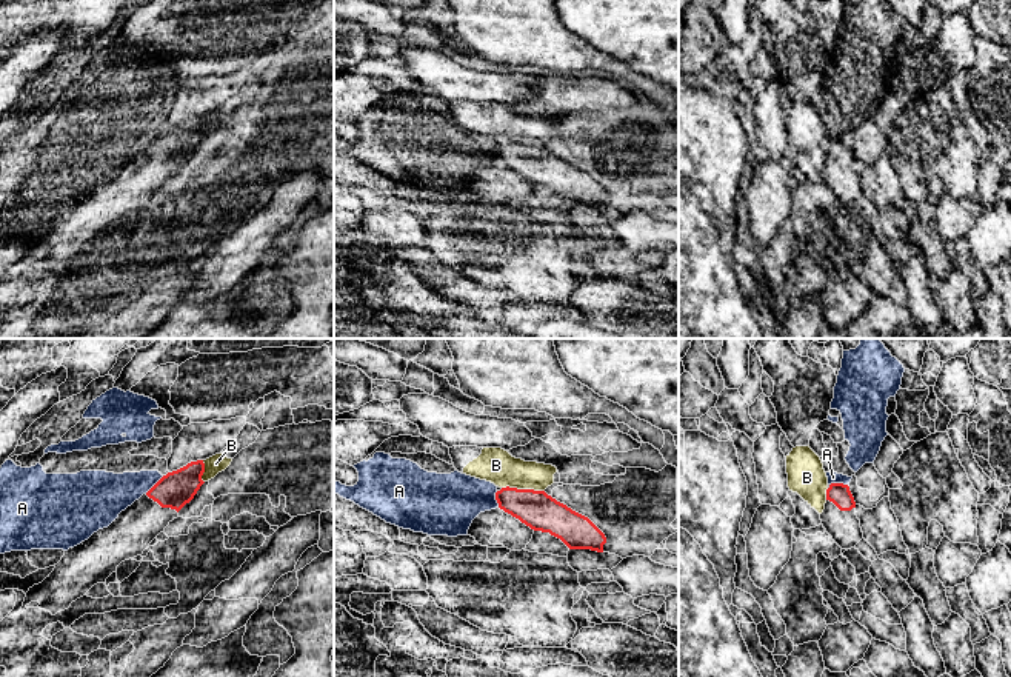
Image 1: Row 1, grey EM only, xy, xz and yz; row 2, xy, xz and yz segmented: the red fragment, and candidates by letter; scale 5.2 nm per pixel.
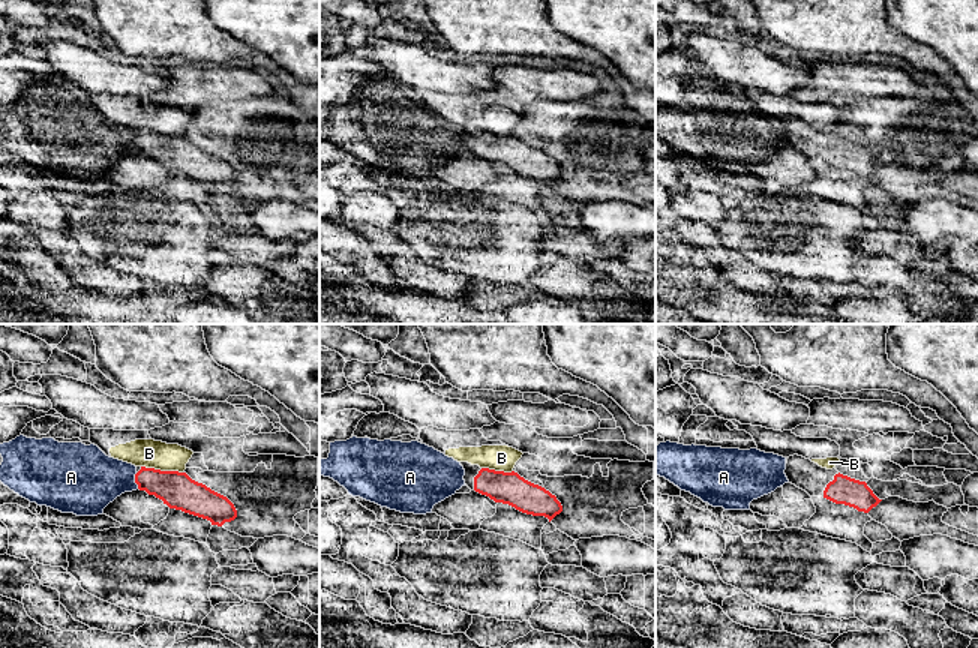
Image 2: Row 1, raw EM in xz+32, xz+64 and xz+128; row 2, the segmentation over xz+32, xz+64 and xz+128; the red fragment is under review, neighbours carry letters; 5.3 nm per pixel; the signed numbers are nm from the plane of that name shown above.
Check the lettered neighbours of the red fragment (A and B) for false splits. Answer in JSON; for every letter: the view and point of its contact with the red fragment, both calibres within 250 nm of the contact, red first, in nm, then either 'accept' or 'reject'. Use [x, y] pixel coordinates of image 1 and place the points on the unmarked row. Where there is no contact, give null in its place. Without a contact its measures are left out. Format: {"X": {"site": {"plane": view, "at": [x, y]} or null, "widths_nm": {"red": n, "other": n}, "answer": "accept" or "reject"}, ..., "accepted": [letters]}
{"A": {"site": {"plane": "xy", "at": [156, 139]}, "widths_nm": {"red": 190, "other": 220}, "answer": "reject"}, "B": {"site": {"plane": "xz", "at": [523, 145]}, "widths_nm": {"red": 200, "other": 190}, "answer": "reject"}, "accepted": []}

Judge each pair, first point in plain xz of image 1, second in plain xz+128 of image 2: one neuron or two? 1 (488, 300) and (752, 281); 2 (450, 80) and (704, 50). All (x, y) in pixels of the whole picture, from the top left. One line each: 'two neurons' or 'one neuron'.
1: one neuron
2: one neuron

